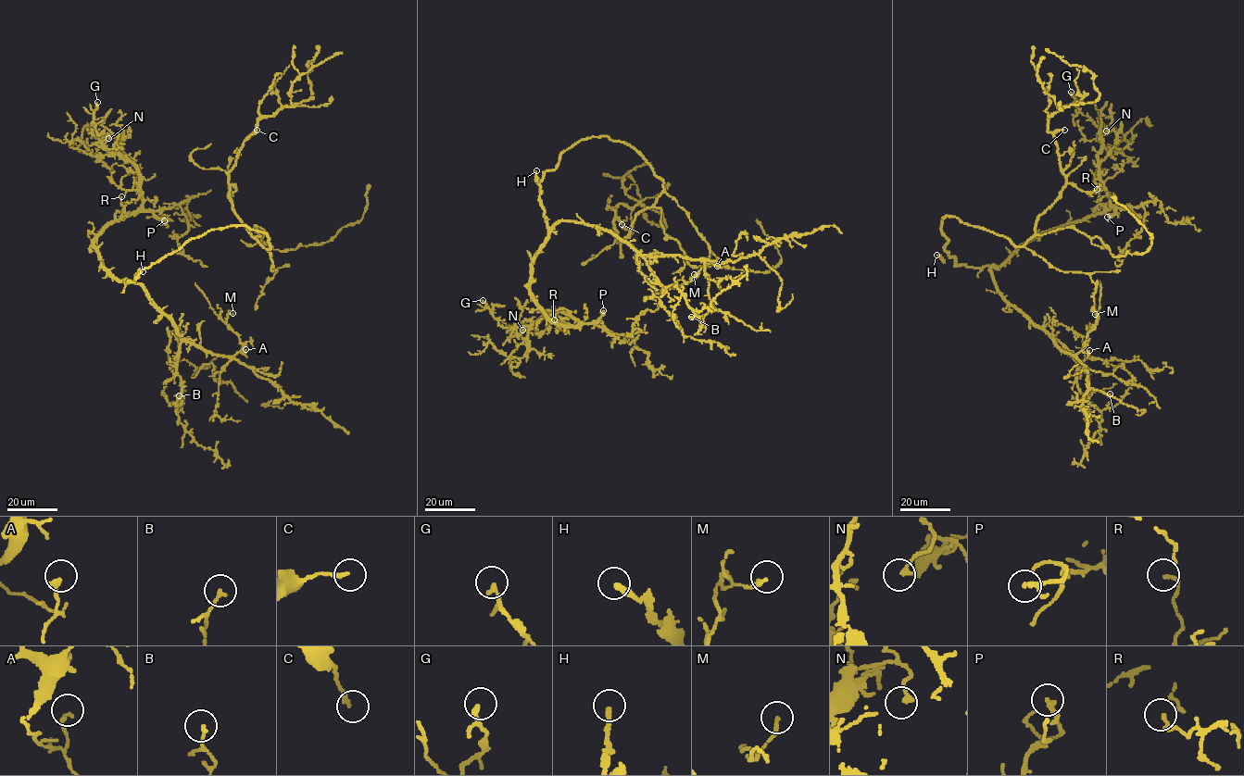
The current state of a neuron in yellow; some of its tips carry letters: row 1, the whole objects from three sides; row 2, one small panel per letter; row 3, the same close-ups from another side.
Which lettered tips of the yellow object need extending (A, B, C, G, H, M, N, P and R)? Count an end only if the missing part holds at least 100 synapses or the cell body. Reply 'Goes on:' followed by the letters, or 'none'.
Goes on: H

